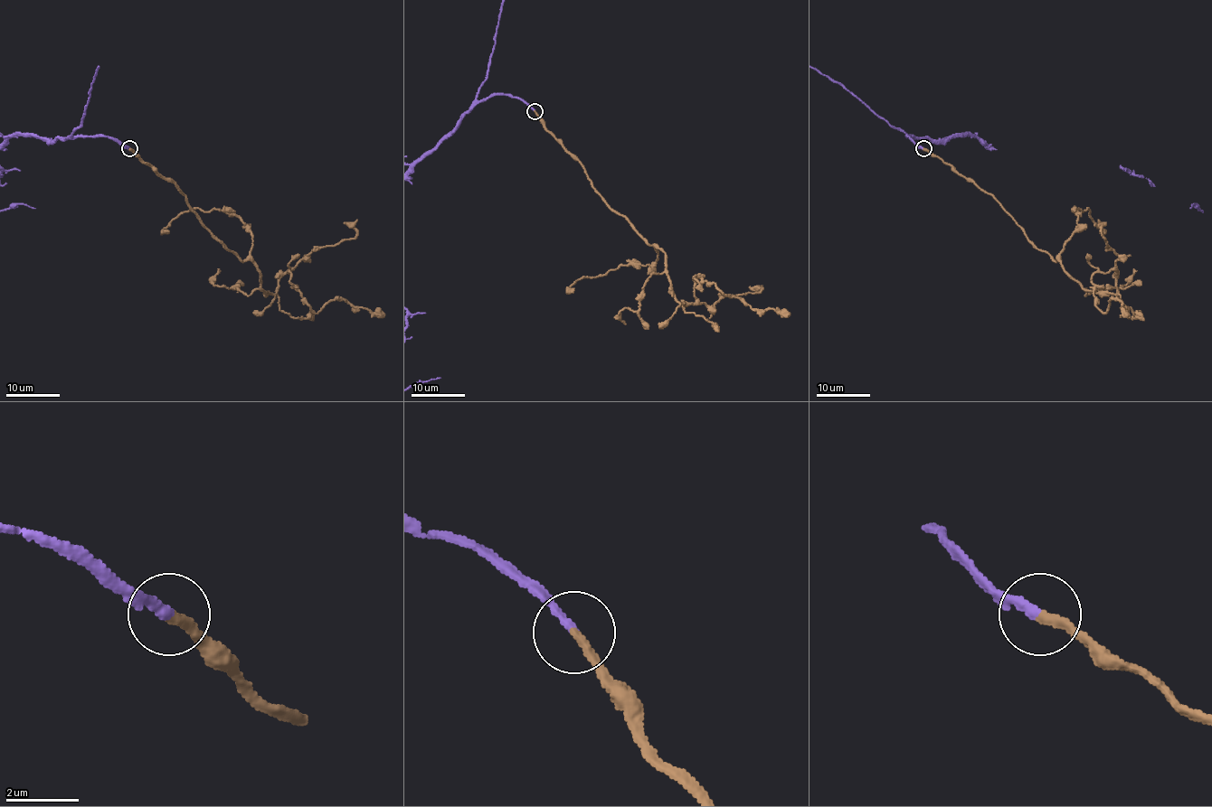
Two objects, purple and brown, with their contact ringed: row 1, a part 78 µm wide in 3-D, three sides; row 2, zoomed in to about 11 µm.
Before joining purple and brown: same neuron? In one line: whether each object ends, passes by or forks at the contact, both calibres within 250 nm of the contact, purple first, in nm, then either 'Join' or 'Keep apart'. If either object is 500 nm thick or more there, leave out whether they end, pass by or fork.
At the ring purple ends. At the ring brown ends. Thickness 240 nm (purple) against 260 nm. Join

